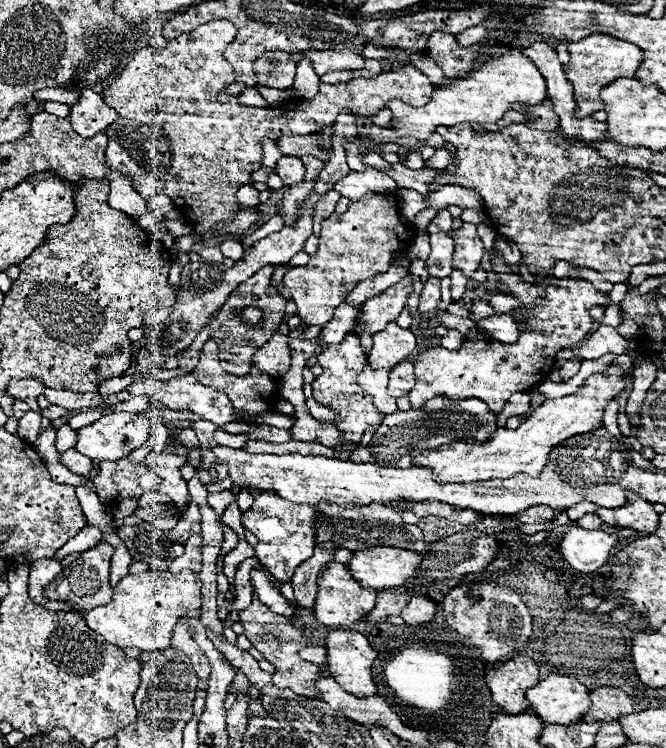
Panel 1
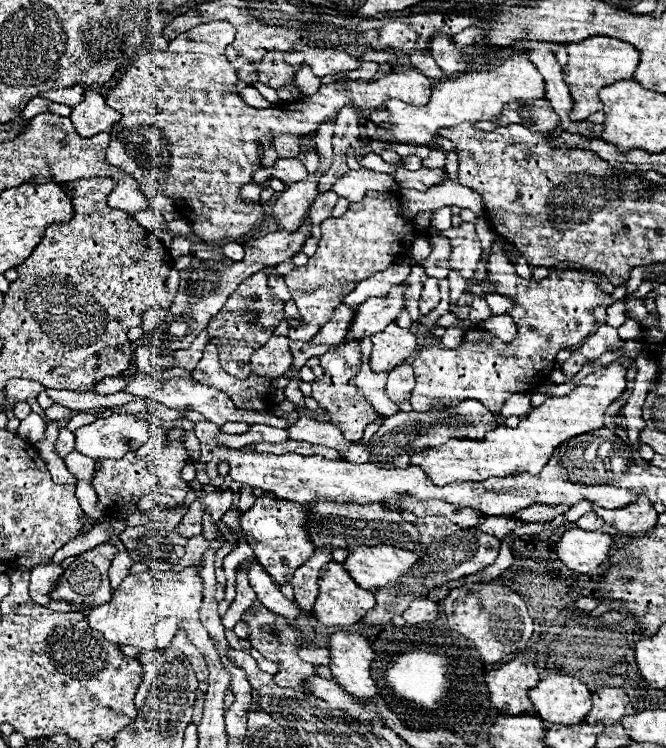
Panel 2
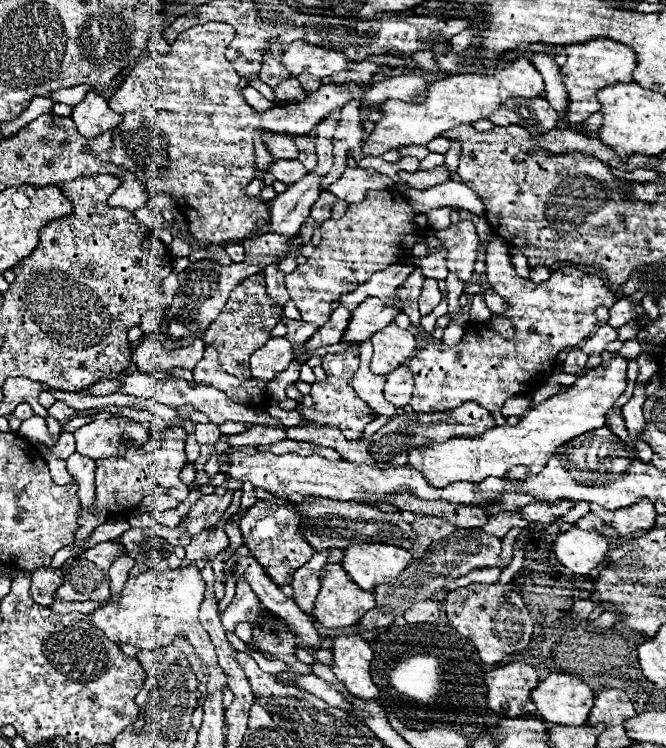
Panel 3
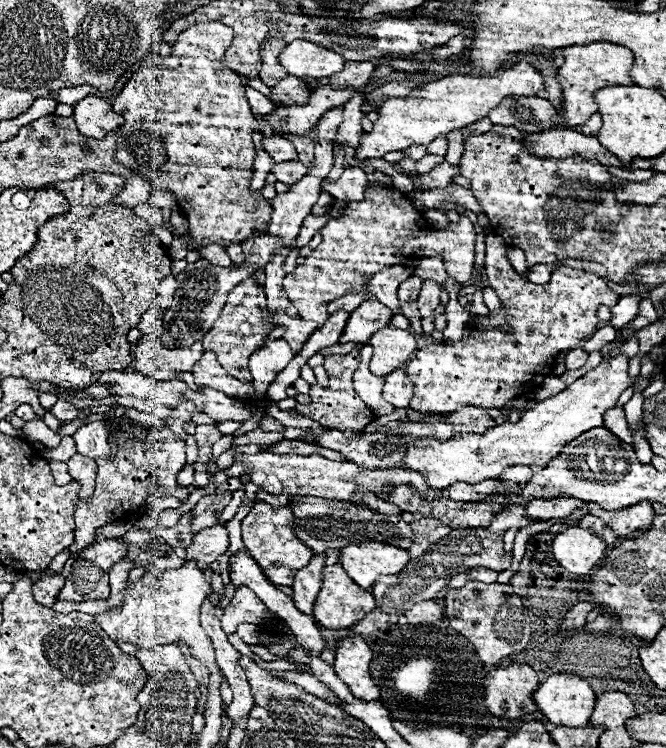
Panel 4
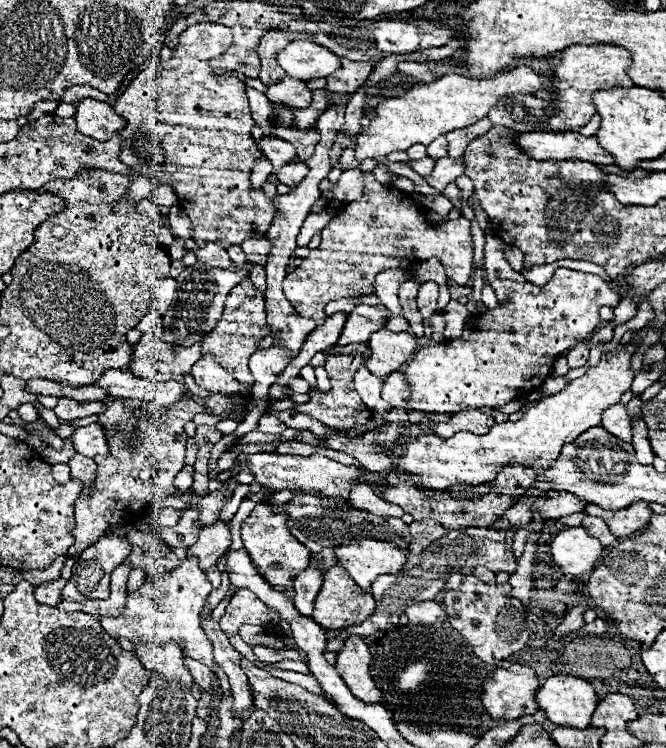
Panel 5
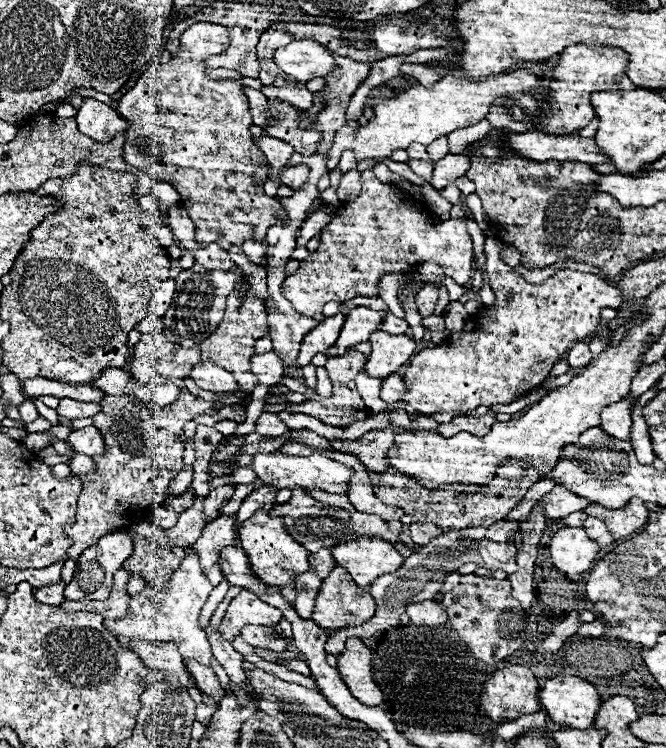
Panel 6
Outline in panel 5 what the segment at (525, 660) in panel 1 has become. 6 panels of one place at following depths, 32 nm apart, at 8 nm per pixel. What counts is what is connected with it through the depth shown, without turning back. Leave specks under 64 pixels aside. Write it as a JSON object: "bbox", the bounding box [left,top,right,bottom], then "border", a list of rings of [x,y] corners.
{"bbox":[482,664,540,720],"border":[[[512,664],[510,668],[498,668],[484,682],[482,704],[496,720],[516,720],[540,710],[536,702],[538,686],[538,676],[530,666]]]}

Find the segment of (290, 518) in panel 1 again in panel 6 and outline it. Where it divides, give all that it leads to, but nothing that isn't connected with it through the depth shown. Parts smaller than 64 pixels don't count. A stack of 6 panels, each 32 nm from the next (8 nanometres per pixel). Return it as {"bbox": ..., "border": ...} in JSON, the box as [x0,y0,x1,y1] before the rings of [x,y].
{"bbox":[240,510,308,588],"border":[[[256,510],[246,522],[240,526],[240,540],[242,548],[248,554],[252,572],[264,582],[274,584],[282,588],[290,588],[294,584],[294,578],[306,572],[308,566],[308,552],[298,544],[284,528],[284,520],[278,516],[270,516],[270,510]]]}

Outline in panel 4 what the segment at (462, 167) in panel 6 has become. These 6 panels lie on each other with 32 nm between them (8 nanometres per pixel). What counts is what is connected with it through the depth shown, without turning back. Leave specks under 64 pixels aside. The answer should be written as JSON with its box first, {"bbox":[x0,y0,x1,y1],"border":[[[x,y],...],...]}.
{"bbox":[408,160,458,188],"border":[[[446,160],[442,164],[438,164],[432,172],[426,172],[426,174],[416,174],[416,178],[408,176],[412,180],[412,184],[416,188],[442,188],[446,186],[448,182],[452,182],[452,178],[458,176],[458,166],[450,166]]]}

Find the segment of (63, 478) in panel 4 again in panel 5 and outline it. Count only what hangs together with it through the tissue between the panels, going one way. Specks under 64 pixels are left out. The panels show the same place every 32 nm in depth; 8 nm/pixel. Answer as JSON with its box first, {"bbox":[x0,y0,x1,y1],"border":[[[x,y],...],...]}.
{"bbox":[52,464,70,484],"border":[[[52,464],[52,476],[58,484],[66,484],[70,480],[70,468],[68,464]]]}

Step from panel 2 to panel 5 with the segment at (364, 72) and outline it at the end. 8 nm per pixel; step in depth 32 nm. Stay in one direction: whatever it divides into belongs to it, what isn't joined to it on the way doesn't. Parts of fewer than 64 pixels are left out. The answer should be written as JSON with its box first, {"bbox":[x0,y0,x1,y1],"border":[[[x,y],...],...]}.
{"bbox":[326,58,372,92],"border":[[[342,58],[342,68],[328,76],[326,90],[330,92],[356,92],[370,76],[372,64],[370,62],[352,62]]]}

